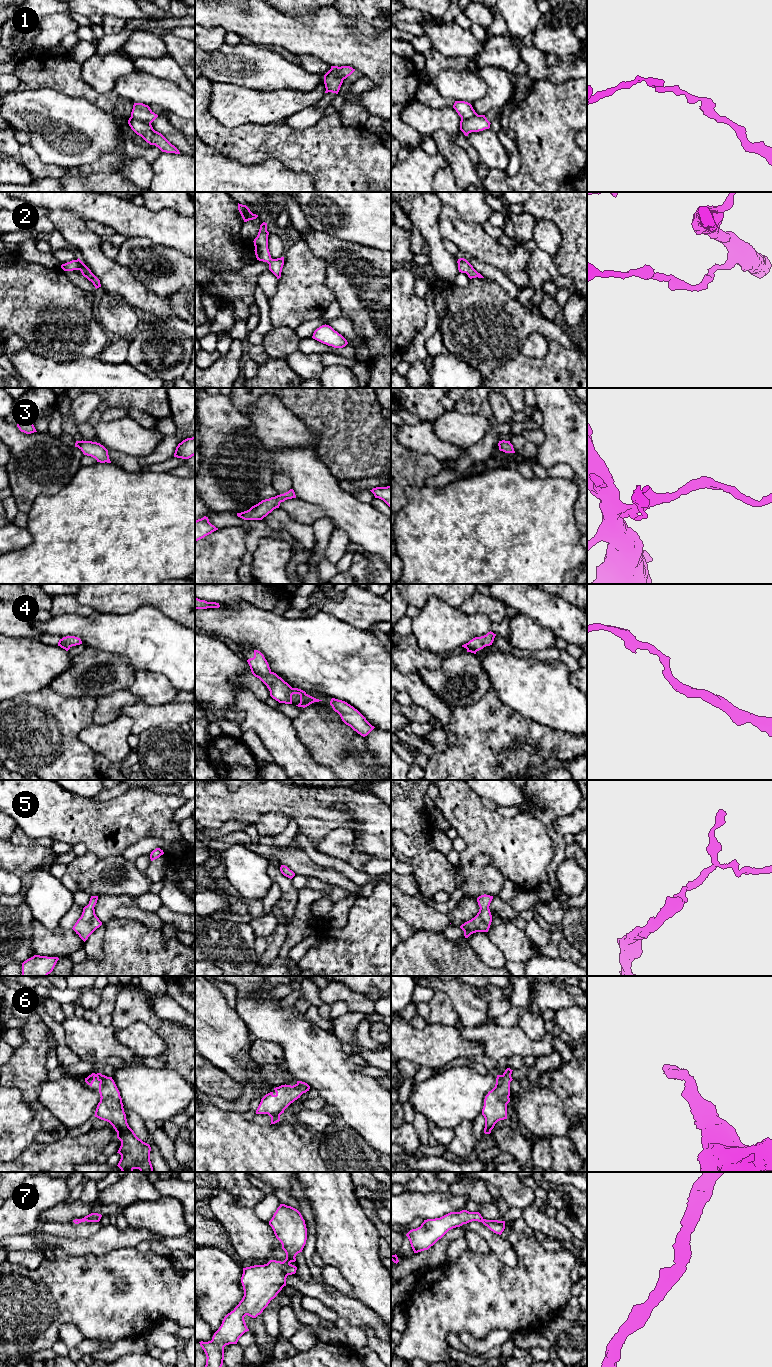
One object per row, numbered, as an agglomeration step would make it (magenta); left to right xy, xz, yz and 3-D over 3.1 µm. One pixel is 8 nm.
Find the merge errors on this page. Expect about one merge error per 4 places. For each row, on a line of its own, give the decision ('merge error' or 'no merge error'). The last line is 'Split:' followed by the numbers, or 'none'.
1: merge error
2: no merge error
3: no merge error
4: no merge error
5: no merge error
6: no merge error
7: no merge error
Split: 1

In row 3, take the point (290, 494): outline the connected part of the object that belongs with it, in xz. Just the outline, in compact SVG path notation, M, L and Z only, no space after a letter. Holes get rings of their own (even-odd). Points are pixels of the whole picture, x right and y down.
M290 489L284 494L262 500L258 504L252 506L249 510L237 513L237 516L244 520L262 520L274 509L279 508L281 502L292 498L296 498L296 495L294 490Z

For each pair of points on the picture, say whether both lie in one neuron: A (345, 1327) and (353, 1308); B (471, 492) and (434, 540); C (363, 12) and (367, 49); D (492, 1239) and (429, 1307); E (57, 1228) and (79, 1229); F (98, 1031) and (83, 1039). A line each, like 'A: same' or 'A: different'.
A: different
B: same
C: different
D: different
E: same
F: same

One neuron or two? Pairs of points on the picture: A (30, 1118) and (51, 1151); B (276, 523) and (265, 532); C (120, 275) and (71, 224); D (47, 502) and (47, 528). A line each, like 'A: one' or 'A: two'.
A: two
B: two
C: one
D: one

